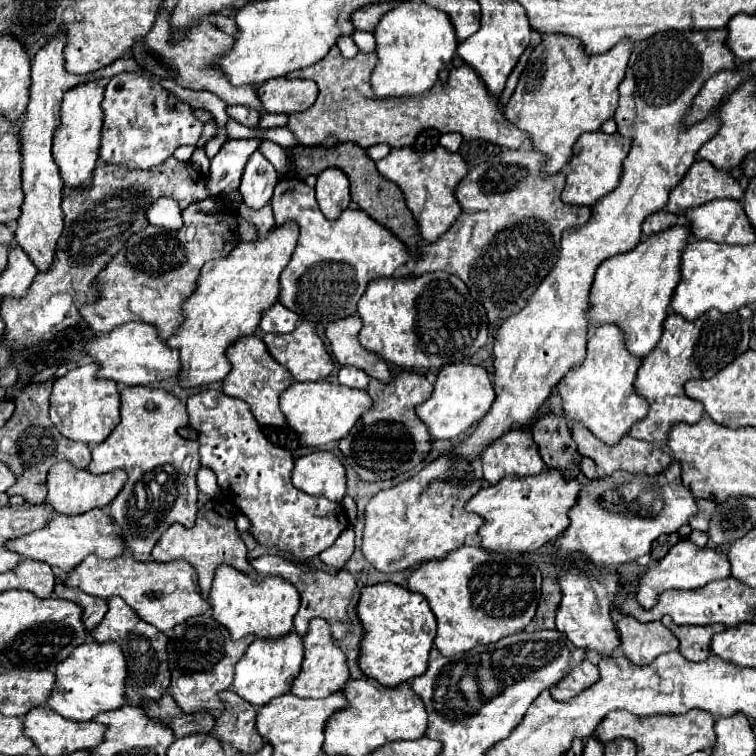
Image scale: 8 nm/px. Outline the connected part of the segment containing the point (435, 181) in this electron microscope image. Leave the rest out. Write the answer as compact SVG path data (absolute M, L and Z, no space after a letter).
M437 146L431 152L415 152L413 148L391 150L387 158L377 162L377 170L391 182L399 184L399 188L409 198L409 206L417 206L413 216L419 222L421 236L425 242L439 240L459 218L461 206L455 198L455 186L461 182L463 176L469 172L469 164L459 152L449 152L443 146Z

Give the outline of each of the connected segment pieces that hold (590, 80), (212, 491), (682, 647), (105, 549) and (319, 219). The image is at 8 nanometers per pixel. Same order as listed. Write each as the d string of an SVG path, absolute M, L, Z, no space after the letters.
M541 34L541 42L533 48L529 62L519 78L519 84L505 106L505 116L511 124L529 132L535 150L547 154L547 164L543 168L547 174L555 174L567 166L567 162L573 156L573 146L583 132L597 132L601 130L603 122L615 116L619 102L617 88L619 82L623 80L631 48L633 40L623 38L623 42L619 42L605 54L587 54L585 50L581 50L581 42L577 38L571 38L567 34Z
M205 466L199 470L197 474L197 488L205 494L209 494L211 498L215 498L219 494L219 486L215 482L215 472L213 470L207 470Z
M663 616L661 622L667 628L671 628L671 632L677 636L679 652L687 660L693 660L693 662L703 662L707 656L711 656L711 648L709 648L709 654L705 654L705 632L713 630L713 634L717 634L717 632L725 630L723 624L713 624L713 626L677 626L677 624L673 624L671 616Z
M97 508L97 512L91 510L85 514L77 514L77 516L55 514L47 528L9 540L7 548L21 554L23 558L47 562L49 566L59 568L63 572L75 570L75 566L79 566L79 562L83 562L83 558L87 558L89 554L97 554L99 558L117 558L125 552L119 526L115 526L111 522L111 514L107 514L101 508Z
M281 178L275 186L271 204L275 226L283 224L287 218L295 220L301 228L291 262L281 274L279 294L279 302L299 314L301 320L327 324L339 318L357 316L357 302L367 284L381 276L393 276L393 272L409 260L407 246L363 210L347 208L335 222L323 218L315 200L315 188L299 178Z

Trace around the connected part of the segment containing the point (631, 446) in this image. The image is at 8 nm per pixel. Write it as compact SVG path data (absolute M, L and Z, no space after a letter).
M573 422L571 426L571 434L577 442L577 448L583 456L589 456L595 460L597 466L601 466L605 470L607 476L611 476L615 470L627 470L627 472L645 472L645 474L657 474L661 470L667 468L667 464L671 464L671 456L667 452L663 452L659 446L655 446L653 442L643 442L637 438L631 438L629 434L625 434L615 446L603 446L603 442L599 442L599 438L595 438L585 426L579 426L579 422Z

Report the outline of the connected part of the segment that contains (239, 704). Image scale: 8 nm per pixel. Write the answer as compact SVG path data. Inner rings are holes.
M225 690L219 694L225 702L225 712L217 718L215 734L221 742L233 744L239 752L255 754L263 748L263 738L259 738L259 730L255 730L255 706L243 702L233 690Z

